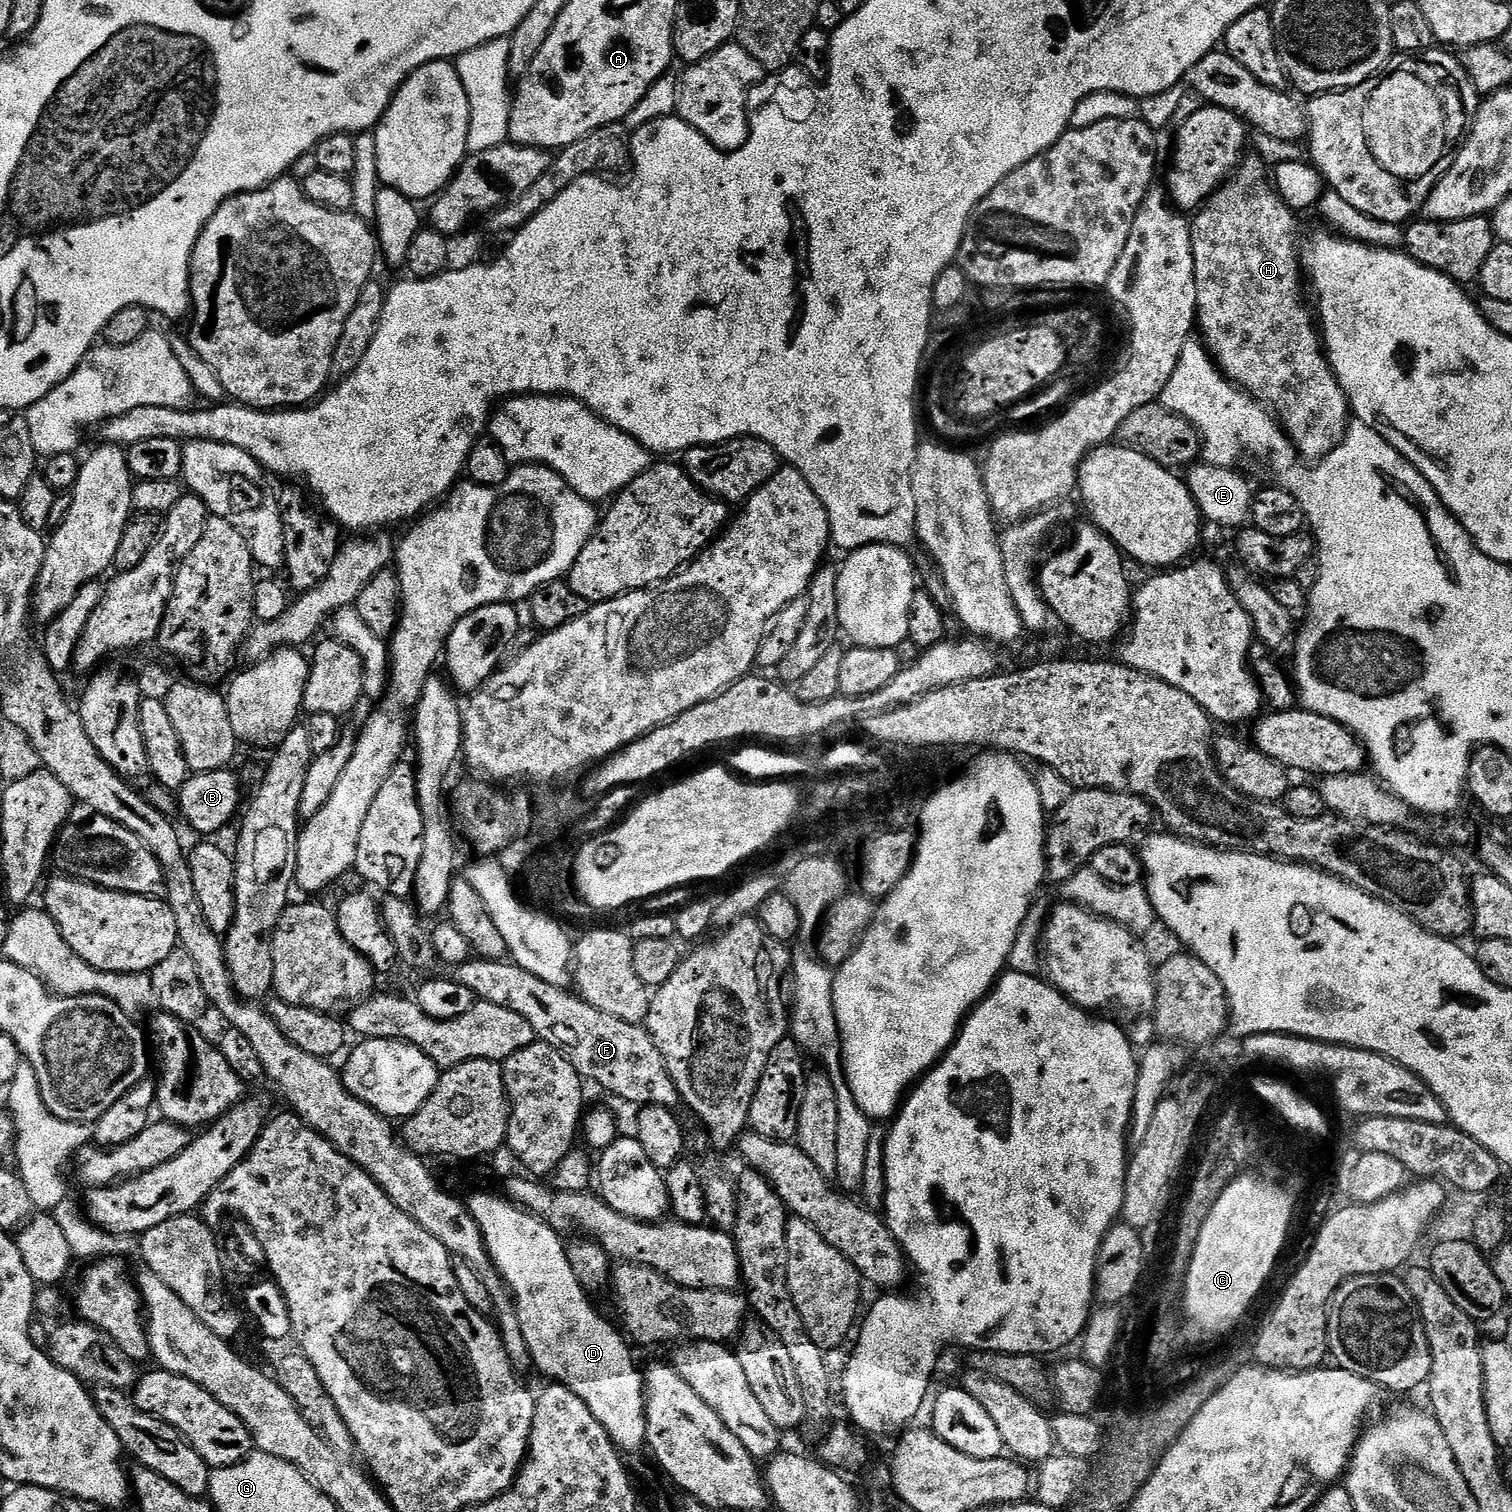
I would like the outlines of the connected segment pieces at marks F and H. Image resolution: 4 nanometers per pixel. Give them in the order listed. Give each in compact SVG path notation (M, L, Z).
M469 958L459 965L454 972L455 979L462 982L462 986L467 986L469 990L474 990L477 1000L485 1000L486 1002L494 1002L498 1006L506 1006L510 1010L514 1010L518 1014L522 1014L522 1018L526 1018L526 1022L530 1022L530 1026L534 1026L534 1034L537 1041L542 1044L549 1044L554 1046L573 1066L576 1071L580 1073L585 1081L597 1084L600 1088L605 1088L608 1092L613 1092L616 1096L621 1096L624 1100L629 1100L630 1103L636 1104L635 1106L643 1106L646 1104L660 1104L663 1108L675 1109L676 1103L681 1103L680 1091L676 1088L676 1083L672 1081L672 1075L668 1072L666 1062L662 1058L662 1054L658 1050L658 1046L654 1042L652 1035L648 1033L647 1027L631 1024L630 1022L622 1022L622 1018L614 1018L614 1014L602 1014L602 1010L598 1010L594 1006L590 1006L582 999L575 991L568 988L559 988L558 986L550 986L550 982L542 982L542 978L538 978L534 974L530 974L526 970L522 970L516 964L509 962L507 959L502 960L482 960L479 958Z
M1250 156L1191 221L1198 328L1204 331L1203 343L1217 369L1253 400L1271 409L1297 453L1305 461L1315 462L1344 439L1350 423L1348 399L1330 366L1313 313L1311 316L1304 305L1298 240L1296 244L1297 213L1277 194L1270 183L1269 169L1264 169L1258 157Z

